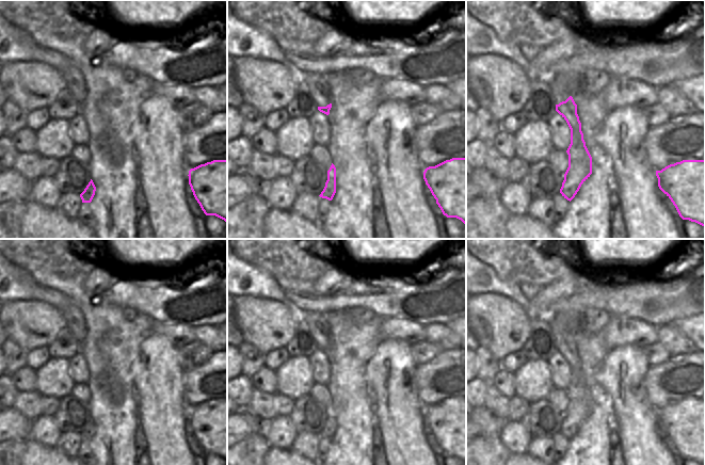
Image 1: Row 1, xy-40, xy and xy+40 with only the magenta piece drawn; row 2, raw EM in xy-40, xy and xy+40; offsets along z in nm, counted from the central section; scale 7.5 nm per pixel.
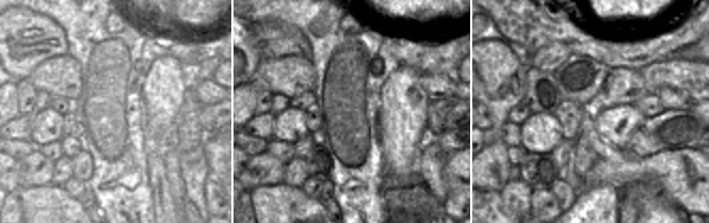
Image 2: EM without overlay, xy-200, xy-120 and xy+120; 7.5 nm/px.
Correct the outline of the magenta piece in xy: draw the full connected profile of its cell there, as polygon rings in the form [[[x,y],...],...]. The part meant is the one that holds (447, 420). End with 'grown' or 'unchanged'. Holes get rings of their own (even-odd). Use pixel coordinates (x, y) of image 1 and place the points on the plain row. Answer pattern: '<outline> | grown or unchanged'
[[[452,397],[429,405],[423,418],[443,453],[466,463],[466,397]]] | unchanged

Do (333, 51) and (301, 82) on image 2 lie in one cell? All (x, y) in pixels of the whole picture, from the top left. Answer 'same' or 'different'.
different

